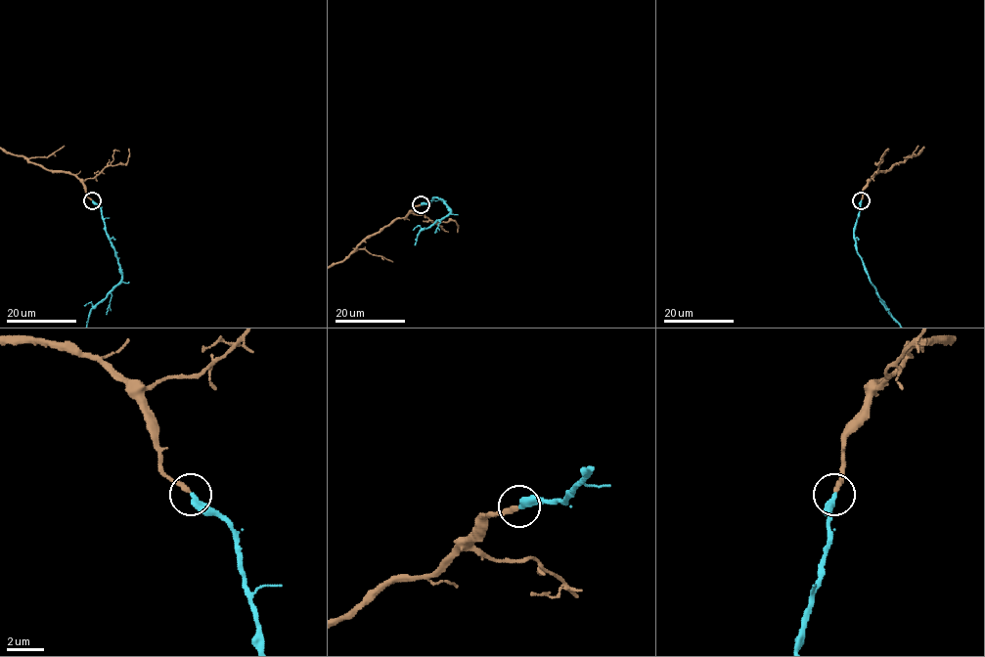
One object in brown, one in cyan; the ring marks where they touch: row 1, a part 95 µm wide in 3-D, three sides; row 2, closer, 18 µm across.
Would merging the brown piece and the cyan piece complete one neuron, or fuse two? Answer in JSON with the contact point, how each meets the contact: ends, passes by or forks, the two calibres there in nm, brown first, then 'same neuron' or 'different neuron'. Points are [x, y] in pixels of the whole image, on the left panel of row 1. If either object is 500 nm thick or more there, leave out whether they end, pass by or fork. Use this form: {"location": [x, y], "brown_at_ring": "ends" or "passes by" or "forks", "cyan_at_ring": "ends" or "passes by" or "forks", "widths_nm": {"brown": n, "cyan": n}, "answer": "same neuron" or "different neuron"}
{"location": [92, 200], "brown_at_ring": "ends", "cyan_at_ring": "ends", "widths_nm": {"brown": 260, "cyan": 380}, "answer": "same neuron"}

